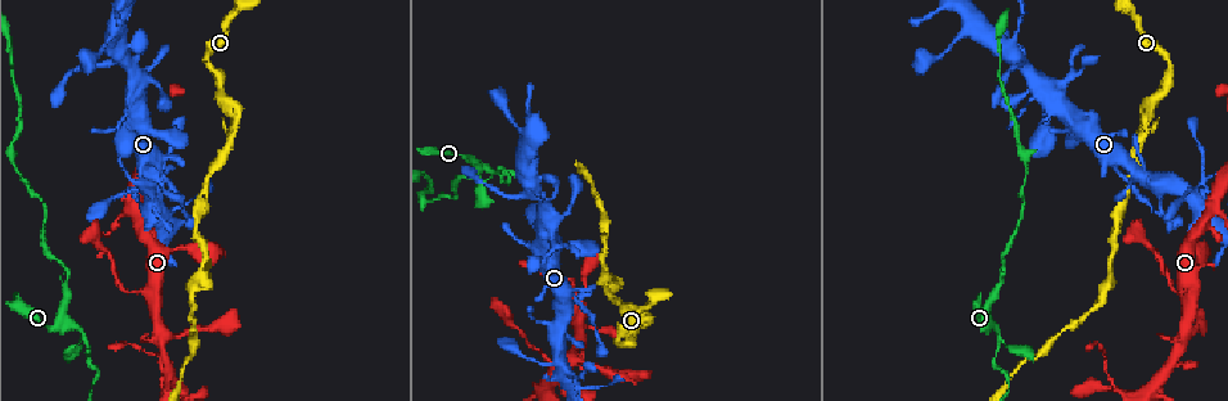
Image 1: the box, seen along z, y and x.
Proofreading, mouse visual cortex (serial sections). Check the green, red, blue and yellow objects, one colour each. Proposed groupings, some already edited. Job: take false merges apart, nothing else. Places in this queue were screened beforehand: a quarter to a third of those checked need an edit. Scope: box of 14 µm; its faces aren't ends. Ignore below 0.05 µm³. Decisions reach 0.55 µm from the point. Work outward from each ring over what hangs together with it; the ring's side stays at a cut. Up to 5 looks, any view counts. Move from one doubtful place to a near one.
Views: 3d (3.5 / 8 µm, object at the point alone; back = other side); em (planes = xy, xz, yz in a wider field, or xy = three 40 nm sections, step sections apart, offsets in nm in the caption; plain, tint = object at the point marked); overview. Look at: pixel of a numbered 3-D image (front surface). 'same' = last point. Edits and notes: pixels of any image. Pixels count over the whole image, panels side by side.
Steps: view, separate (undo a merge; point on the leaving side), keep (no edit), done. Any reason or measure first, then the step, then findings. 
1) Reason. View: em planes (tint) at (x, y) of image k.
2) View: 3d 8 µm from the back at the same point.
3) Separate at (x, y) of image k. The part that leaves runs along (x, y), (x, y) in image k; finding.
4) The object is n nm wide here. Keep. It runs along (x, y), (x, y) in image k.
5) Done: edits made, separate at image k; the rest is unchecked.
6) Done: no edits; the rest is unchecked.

Thin arm on a thick one. View: 3d 3.5 µm from the back at (146, 292) of image 1.

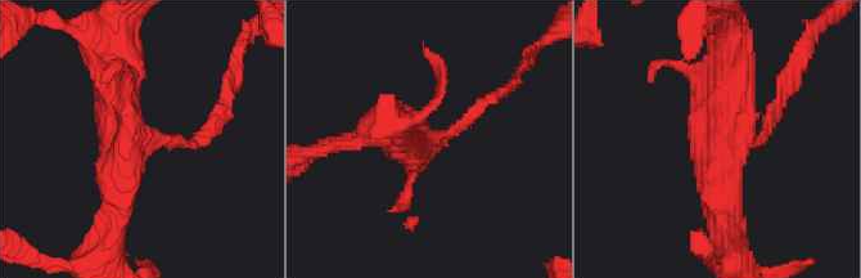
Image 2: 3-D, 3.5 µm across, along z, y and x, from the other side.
Keep. It runs along (113, 64), (121, 137), (207, 137) in image 2; continuous, no second cell.

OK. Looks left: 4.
Thin neck. View: 3d 3.5 µm at (231, 124) of image 1.

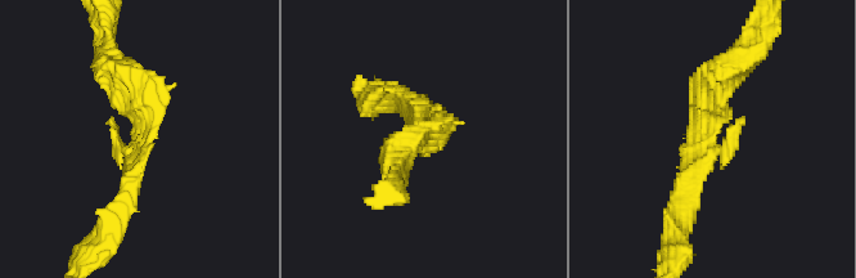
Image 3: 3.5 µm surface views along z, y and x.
View: em xy step 5 (tint) at (135, 135) of image 3.

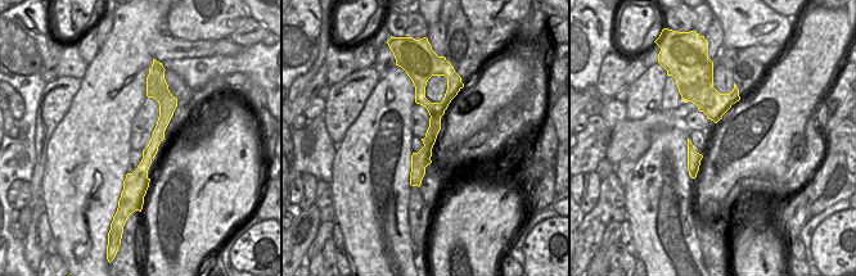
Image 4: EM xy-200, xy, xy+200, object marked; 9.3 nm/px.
Another direction. View: em xy step 3 (tint) at the same point.

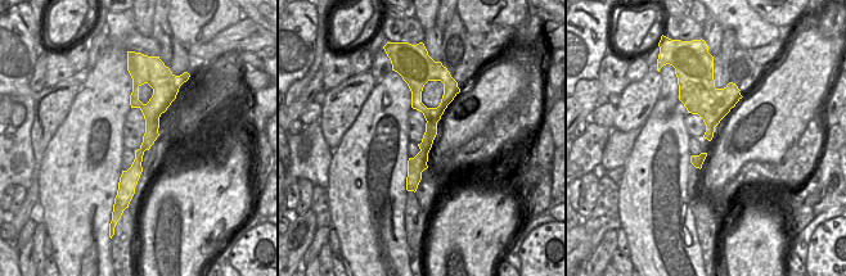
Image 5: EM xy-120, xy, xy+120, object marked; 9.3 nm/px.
Keep. It runs along (738, 61), (677, 210) in image 3; all the same cell.

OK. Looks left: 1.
Done: no edits; the rest is unchecked.

